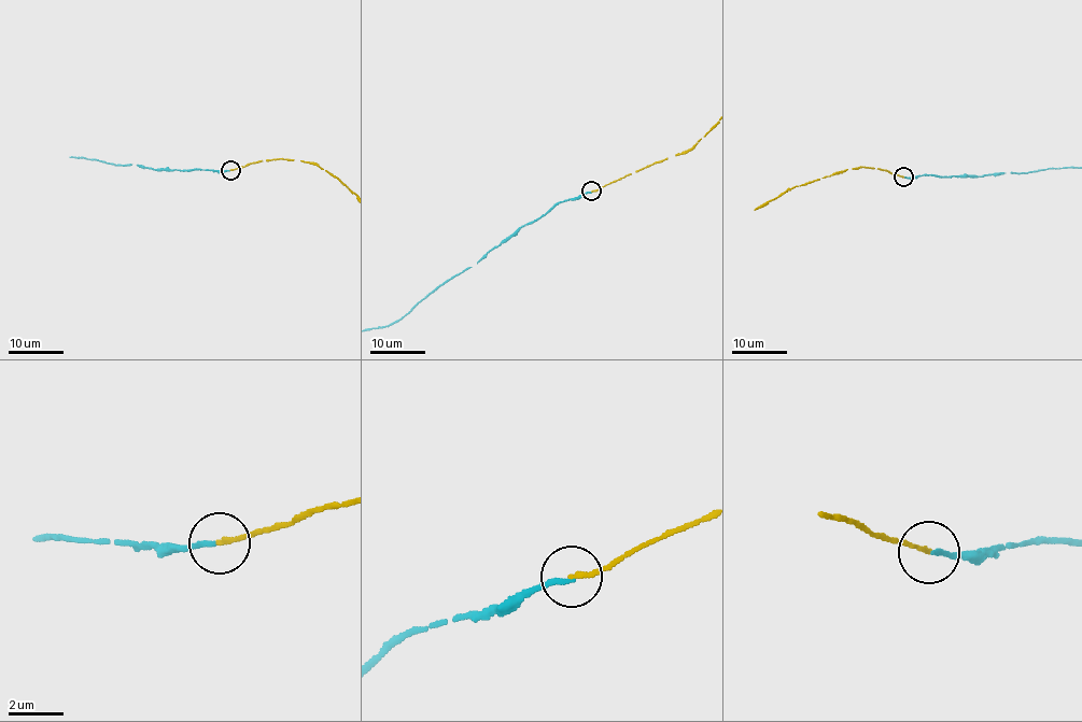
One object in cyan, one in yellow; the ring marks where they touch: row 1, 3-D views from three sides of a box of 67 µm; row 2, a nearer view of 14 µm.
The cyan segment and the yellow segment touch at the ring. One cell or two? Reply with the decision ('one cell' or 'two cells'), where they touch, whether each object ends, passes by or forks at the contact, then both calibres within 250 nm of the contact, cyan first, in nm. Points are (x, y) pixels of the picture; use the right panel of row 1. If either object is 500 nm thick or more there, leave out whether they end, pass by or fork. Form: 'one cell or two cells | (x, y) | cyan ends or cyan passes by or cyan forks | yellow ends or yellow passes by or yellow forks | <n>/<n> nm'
one cell | (903, 177) | cyan ends | yellow ends | 170/140 nm

